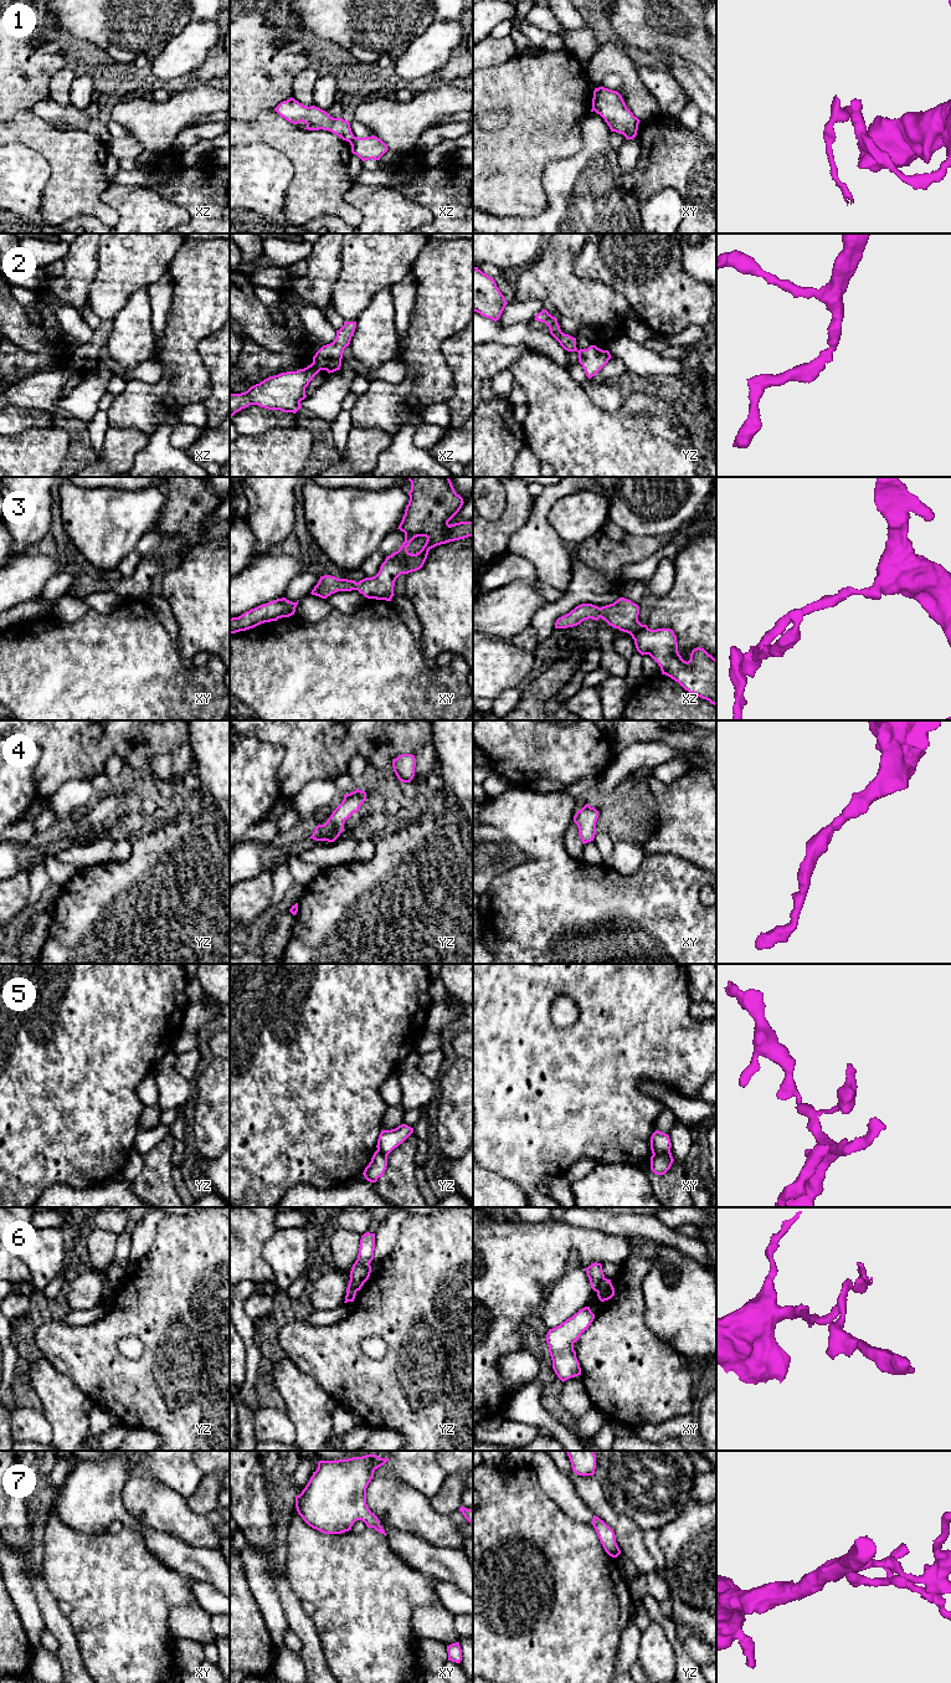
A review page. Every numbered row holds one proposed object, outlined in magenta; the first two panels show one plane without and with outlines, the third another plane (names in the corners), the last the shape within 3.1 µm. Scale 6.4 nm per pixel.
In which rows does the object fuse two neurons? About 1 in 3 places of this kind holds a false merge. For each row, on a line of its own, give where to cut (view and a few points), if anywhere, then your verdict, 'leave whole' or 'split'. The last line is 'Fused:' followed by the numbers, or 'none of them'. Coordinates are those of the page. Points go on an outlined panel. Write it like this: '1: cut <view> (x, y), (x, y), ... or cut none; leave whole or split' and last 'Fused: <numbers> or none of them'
1: cut xz (354, 137), (349, 142); split
2: cut none; leave whole
3: cut none; leave whole
4: cut none; leave whole
5: cut xy (669, 1150), (653, 1154); split
6: cut xy (605, 1278), (597, 1292); split
7: cut none; leave whole
Fused: 1, 5, 6

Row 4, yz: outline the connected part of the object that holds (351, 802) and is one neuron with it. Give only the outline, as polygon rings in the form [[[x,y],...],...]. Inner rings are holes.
[[[359,789],[344,795],[344,800],[333,811],[328,821],[324,825],[318,825],[309,838],[334,842],[344,830],[345,821],[351,817],[354,812],[359,811],[365,800],[366,792]]]

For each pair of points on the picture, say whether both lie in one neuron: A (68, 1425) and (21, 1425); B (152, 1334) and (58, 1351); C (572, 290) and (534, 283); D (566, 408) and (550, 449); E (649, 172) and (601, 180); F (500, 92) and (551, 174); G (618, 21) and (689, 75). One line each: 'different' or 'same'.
A: different
B: same
C: same
D: same
E: different
F: different
G: different

